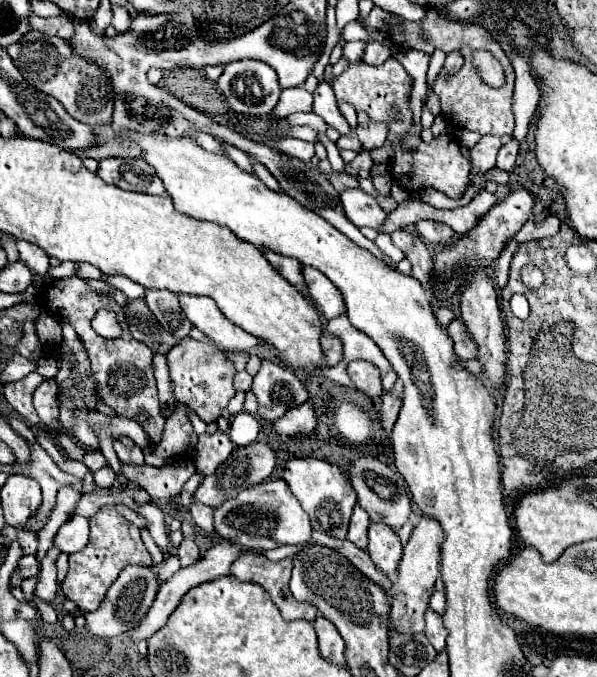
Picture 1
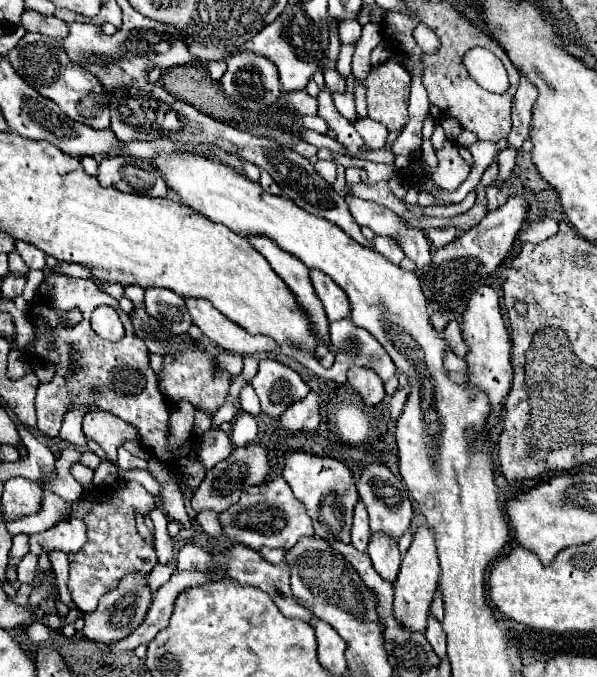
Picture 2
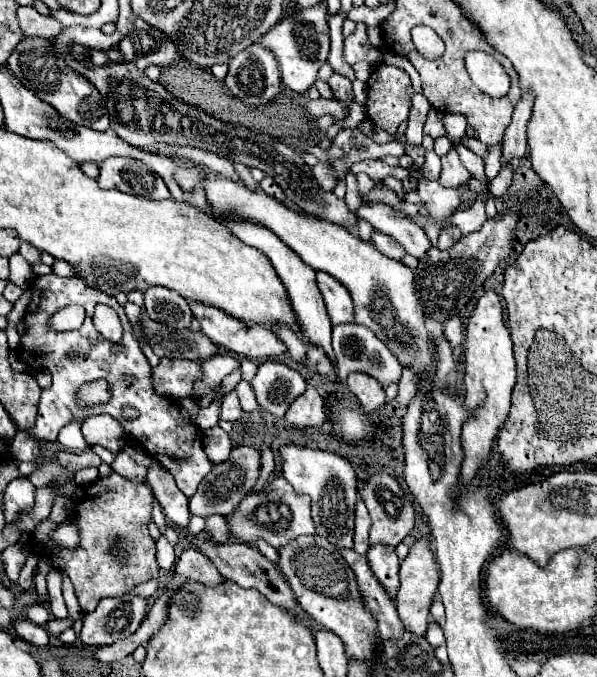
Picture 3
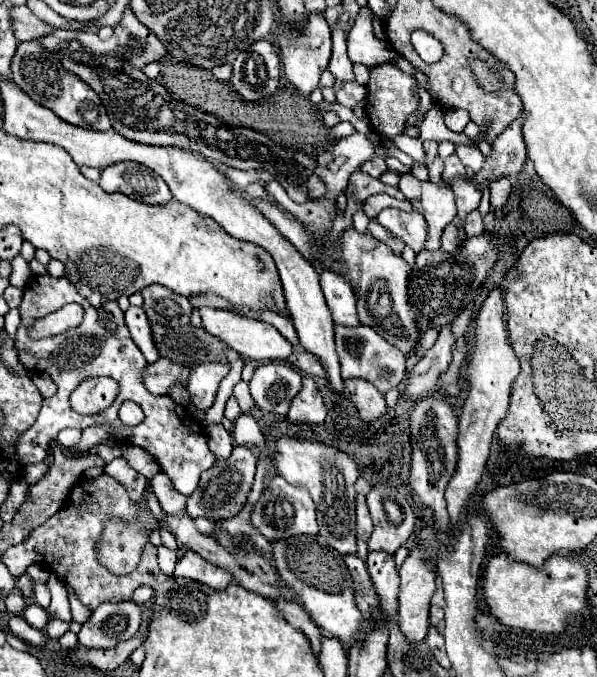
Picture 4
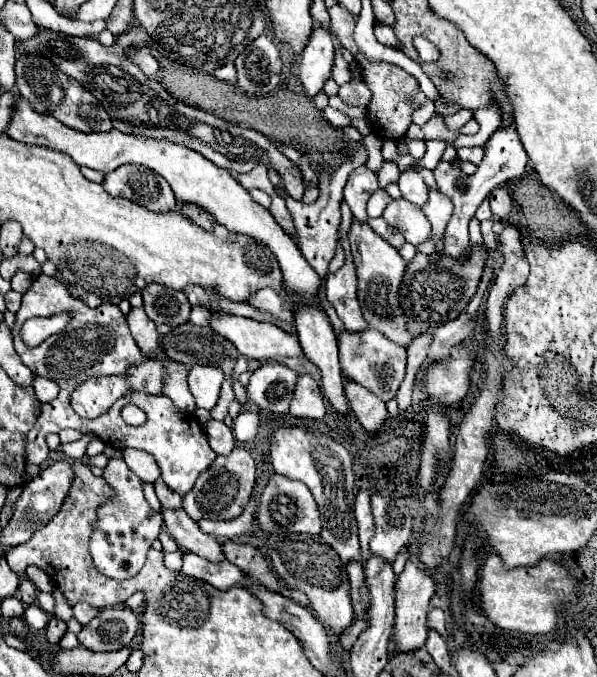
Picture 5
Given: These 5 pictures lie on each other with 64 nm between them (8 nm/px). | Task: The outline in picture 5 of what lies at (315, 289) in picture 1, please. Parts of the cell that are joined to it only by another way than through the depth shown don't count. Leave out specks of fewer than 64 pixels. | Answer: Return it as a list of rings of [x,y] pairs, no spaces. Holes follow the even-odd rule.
[[[345,201],[342,202],[341,215],[339,233],[346,258],[342,268],[336,274],[330,274],[326,278],[326,296],[328,296],[328,302],[336,308],[340,320],[346,324],[346,330],[360,332],[360,330],[368,328],[368,322],[362,316],[358,296],[356,296],[356,274],[354,274],[354,262],[352,262],[348,240],[353,216]]]

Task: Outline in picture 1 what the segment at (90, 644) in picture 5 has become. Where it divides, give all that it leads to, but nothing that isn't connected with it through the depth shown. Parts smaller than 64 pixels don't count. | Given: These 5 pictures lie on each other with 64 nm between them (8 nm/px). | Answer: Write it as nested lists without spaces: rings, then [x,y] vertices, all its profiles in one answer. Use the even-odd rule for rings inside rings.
[[[128,566],[128,570],[120,572],[118,580],[108,588],[106,598],[102,600],[100,608],[96,612],[84,614],[86,618],[86,630],[98,638],[114,638],[128,630],[132,630],[148,612],[152,606],[156,592],[160,588],[160,582],[152,574],[152,568],[146,566]]]

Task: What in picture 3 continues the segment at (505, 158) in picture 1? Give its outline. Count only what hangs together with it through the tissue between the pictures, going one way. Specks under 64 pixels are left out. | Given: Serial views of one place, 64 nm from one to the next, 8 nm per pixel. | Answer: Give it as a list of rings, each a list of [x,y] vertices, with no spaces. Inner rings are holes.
[[[504,166],[504,168],[500,170],[500,174],[498,174],[494,180],[490,180],[488,190],[490,190],[490,194],[492,194],[494,198],[502,198],[502,196],[508,192],[510,184],[512,184],[512,166]]]

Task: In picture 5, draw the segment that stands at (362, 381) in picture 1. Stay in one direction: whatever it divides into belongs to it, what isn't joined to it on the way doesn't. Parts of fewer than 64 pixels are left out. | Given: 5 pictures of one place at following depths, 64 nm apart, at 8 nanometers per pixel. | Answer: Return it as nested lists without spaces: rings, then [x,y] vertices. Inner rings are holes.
[[[352,380],[346,382],[344,392],[346,392],[346,400],[350,404],[352,414],[358,418],[364,430],[378,430],[384,424],[384,420],[388,418],[388,412],[386,412],[386,404],[380,402],[380,398],[368,394],[364,386]]]

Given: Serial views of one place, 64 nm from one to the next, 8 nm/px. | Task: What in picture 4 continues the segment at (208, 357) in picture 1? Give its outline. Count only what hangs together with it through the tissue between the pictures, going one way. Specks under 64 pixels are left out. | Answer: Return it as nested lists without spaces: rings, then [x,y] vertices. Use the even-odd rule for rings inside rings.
[[[160,358],[154,364],[148,364],[142,372],[142,382],[150,394],[168,394],[170,386],[176,382],[186,384],[188,380],[188,366],[180,366],[170,362],[168,358]]]

